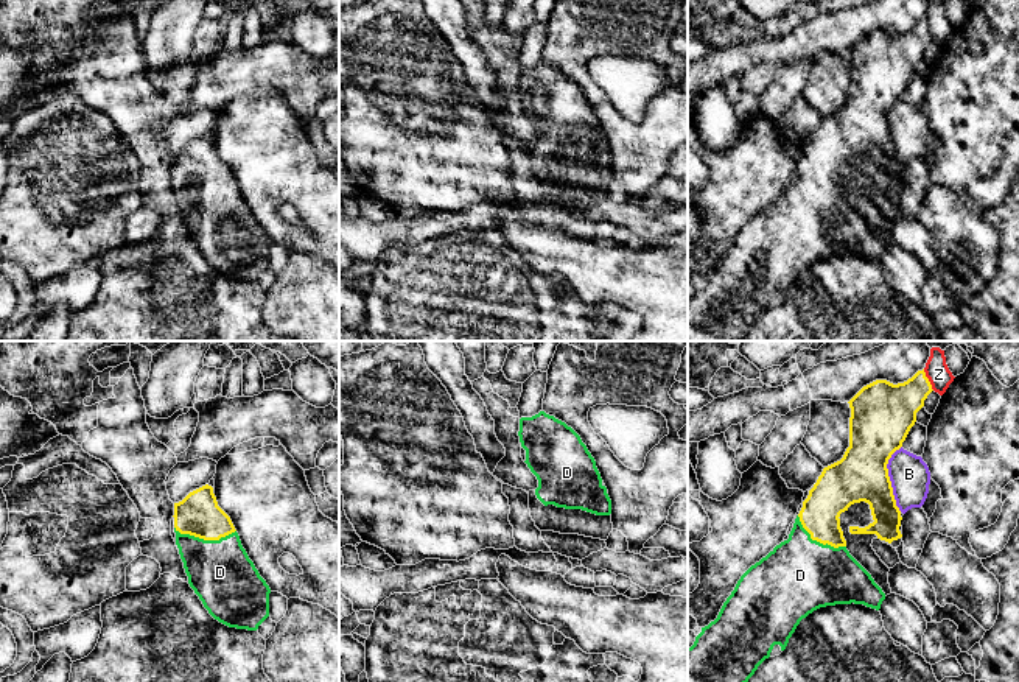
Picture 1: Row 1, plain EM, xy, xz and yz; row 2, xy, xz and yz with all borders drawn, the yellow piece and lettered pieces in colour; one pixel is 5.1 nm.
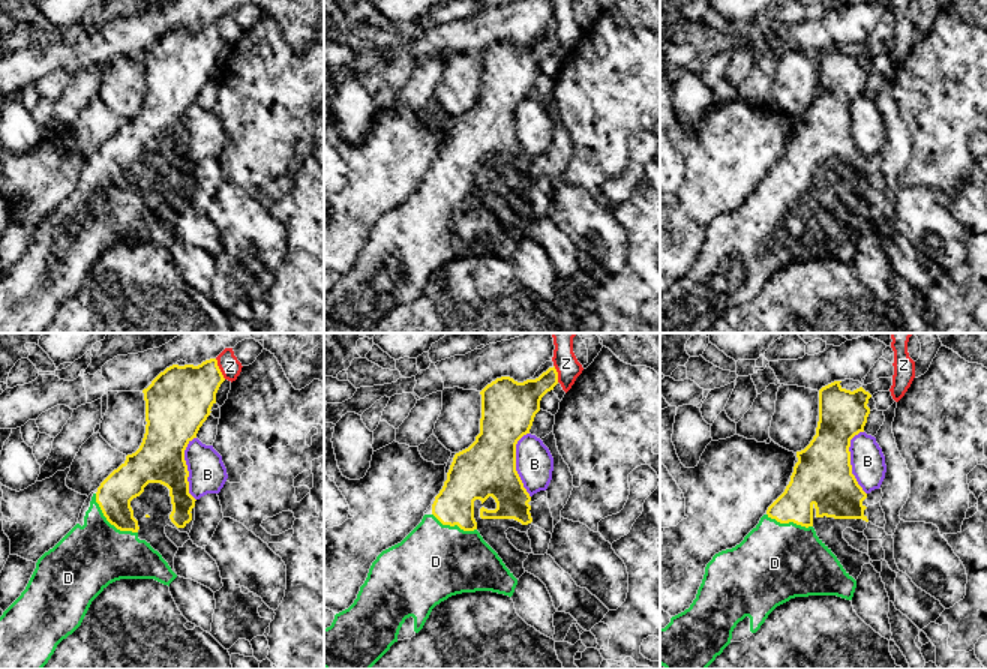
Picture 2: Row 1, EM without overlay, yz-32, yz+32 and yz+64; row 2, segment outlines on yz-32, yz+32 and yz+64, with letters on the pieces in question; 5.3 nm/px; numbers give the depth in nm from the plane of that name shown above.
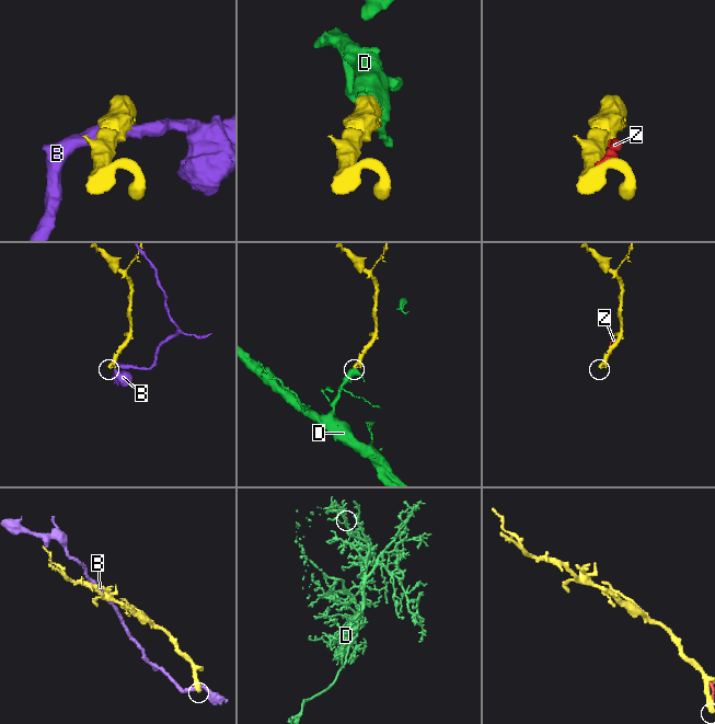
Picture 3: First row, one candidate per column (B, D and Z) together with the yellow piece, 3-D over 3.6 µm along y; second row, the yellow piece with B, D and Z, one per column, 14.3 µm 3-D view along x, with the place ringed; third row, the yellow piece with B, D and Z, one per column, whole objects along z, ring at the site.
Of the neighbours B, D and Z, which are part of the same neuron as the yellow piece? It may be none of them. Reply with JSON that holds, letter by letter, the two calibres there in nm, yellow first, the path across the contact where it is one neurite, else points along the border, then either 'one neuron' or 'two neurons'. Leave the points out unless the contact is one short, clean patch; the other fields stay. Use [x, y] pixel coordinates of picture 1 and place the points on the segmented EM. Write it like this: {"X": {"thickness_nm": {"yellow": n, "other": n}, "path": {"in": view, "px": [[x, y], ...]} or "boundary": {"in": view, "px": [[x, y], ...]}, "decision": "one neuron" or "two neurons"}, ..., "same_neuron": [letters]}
{"B": {"thickness_nm": {"yellow": 280, "other": 200}, "decision": "two neurons"}, "D": {"thickness_nm": {"yellow": 220, "other": 340}, "path": {"in": "xy", "px": [[198, 514], [206, 539], [220, 572]]}, "decision": "one neuron"}, "Z": {"thickness_nm": {"yellow": 280, "other": 120}, "decision": "two neurons"}, "same_neuron": ["D"]}

